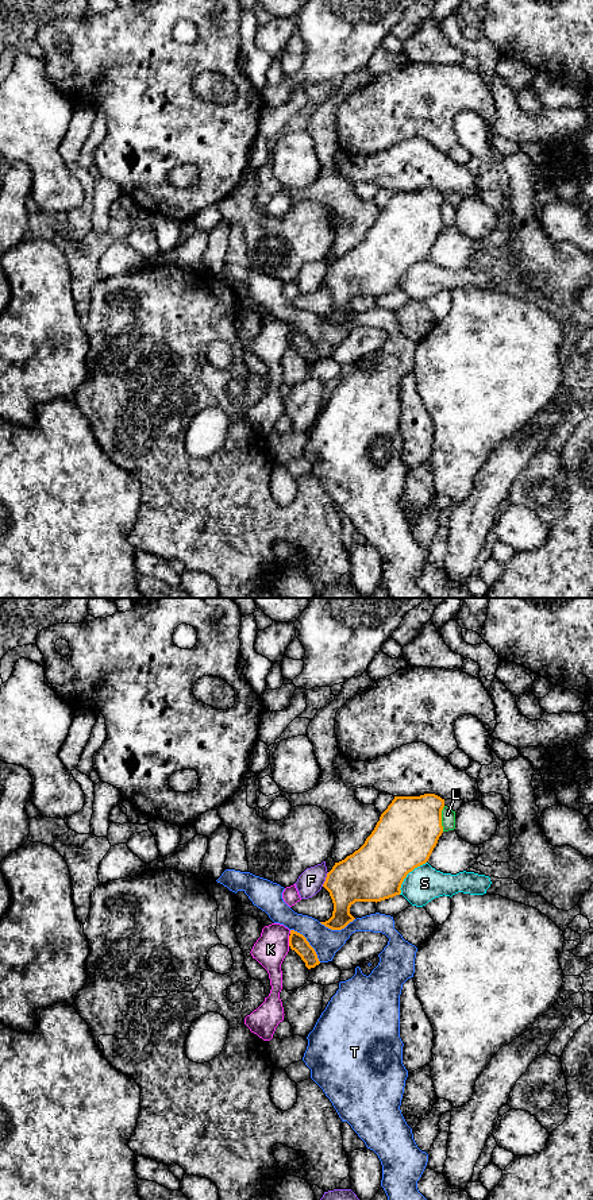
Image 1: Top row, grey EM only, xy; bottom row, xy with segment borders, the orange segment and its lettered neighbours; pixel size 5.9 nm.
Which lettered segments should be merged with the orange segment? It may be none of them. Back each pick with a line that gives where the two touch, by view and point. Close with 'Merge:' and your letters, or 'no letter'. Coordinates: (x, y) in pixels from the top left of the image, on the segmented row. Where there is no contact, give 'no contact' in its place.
Merge: no letter

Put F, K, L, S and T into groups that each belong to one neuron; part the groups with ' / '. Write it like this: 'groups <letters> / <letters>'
groups F / K / L S / T

